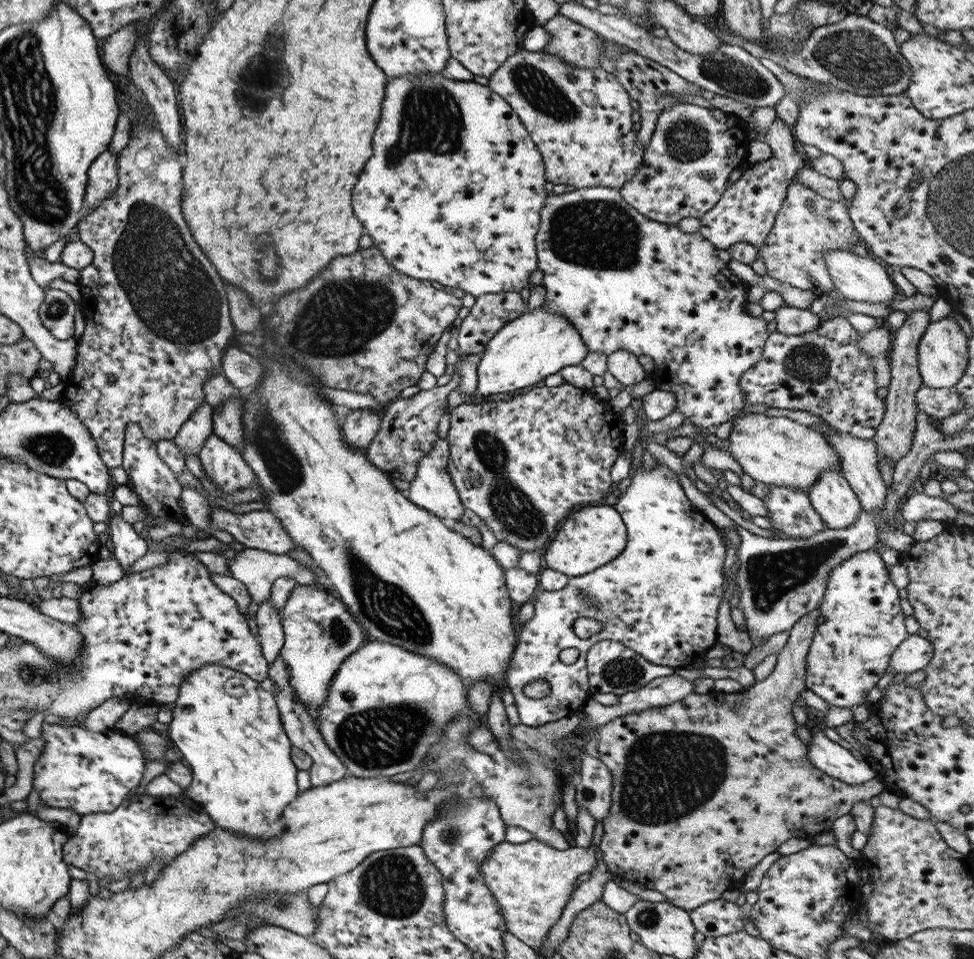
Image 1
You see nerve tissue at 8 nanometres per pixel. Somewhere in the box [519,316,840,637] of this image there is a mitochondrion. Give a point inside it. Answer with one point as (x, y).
(810, 364)

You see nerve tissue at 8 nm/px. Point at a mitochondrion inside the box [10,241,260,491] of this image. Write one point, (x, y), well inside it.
(53, 449)

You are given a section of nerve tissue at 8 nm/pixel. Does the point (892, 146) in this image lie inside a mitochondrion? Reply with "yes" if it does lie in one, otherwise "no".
no

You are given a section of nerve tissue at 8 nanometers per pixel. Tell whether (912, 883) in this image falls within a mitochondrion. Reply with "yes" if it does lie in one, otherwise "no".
no

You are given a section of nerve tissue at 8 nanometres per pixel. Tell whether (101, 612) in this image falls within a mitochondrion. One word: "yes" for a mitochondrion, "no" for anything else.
no

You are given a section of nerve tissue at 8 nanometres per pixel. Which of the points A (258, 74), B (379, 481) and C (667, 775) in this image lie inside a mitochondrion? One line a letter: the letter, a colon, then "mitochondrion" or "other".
A: mitochondrion
B: other
C: mitochondrion

